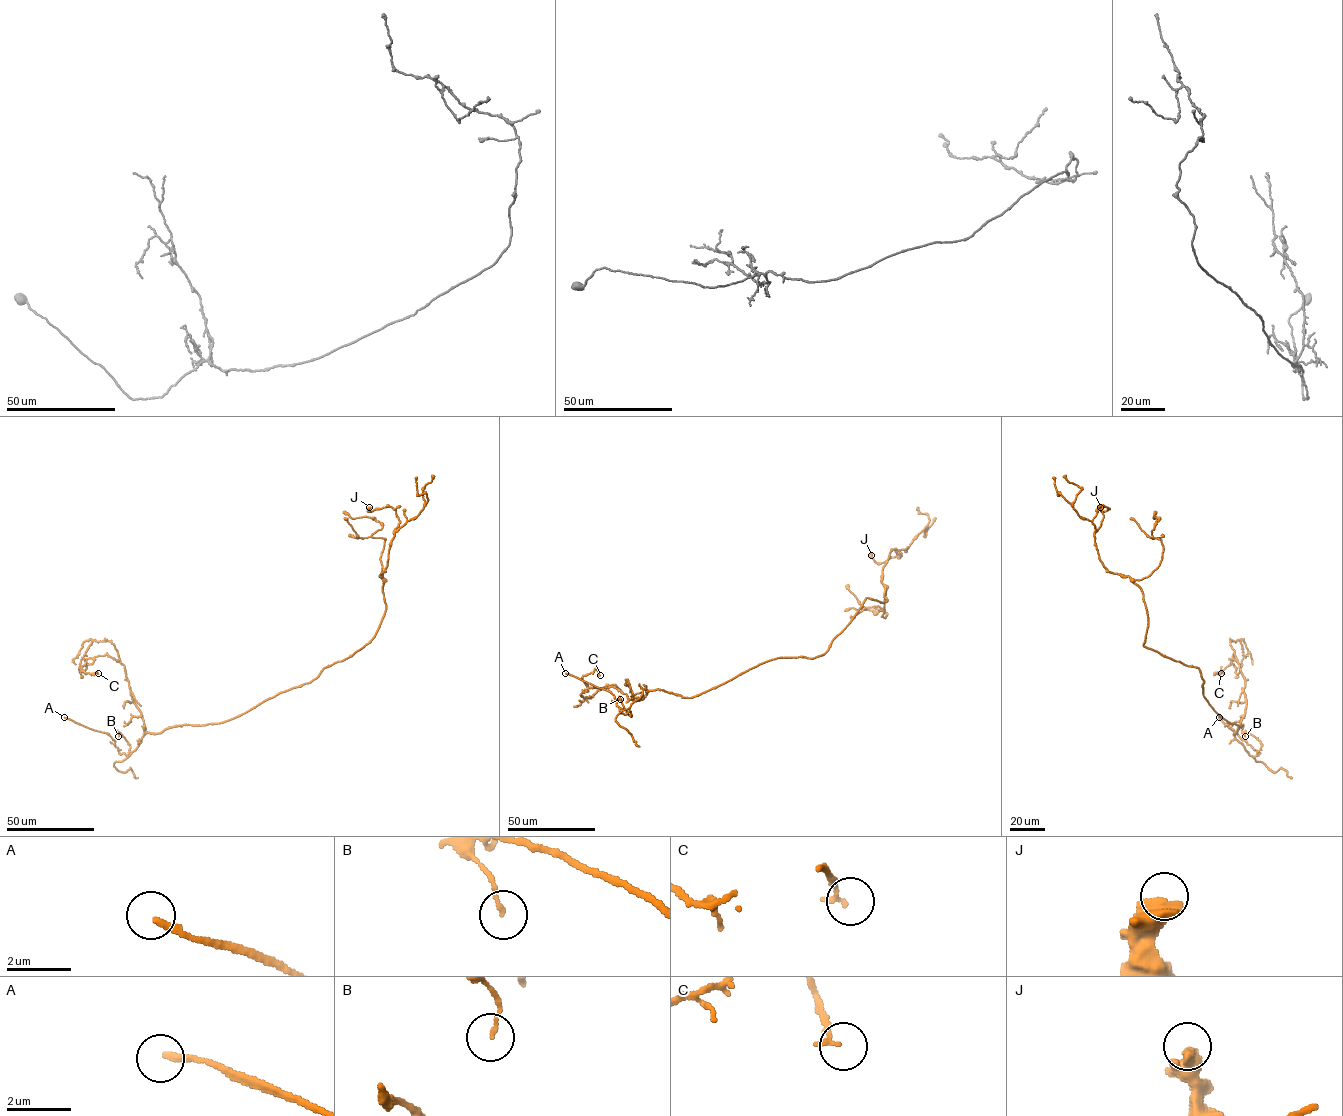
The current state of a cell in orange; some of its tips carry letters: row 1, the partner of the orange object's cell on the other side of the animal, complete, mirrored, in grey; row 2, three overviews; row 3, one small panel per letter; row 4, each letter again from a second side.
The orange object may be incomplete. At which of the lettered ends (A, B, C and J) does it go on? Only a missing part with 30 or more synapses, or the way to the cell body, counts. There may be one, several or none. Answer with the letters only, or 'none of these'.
none of these

